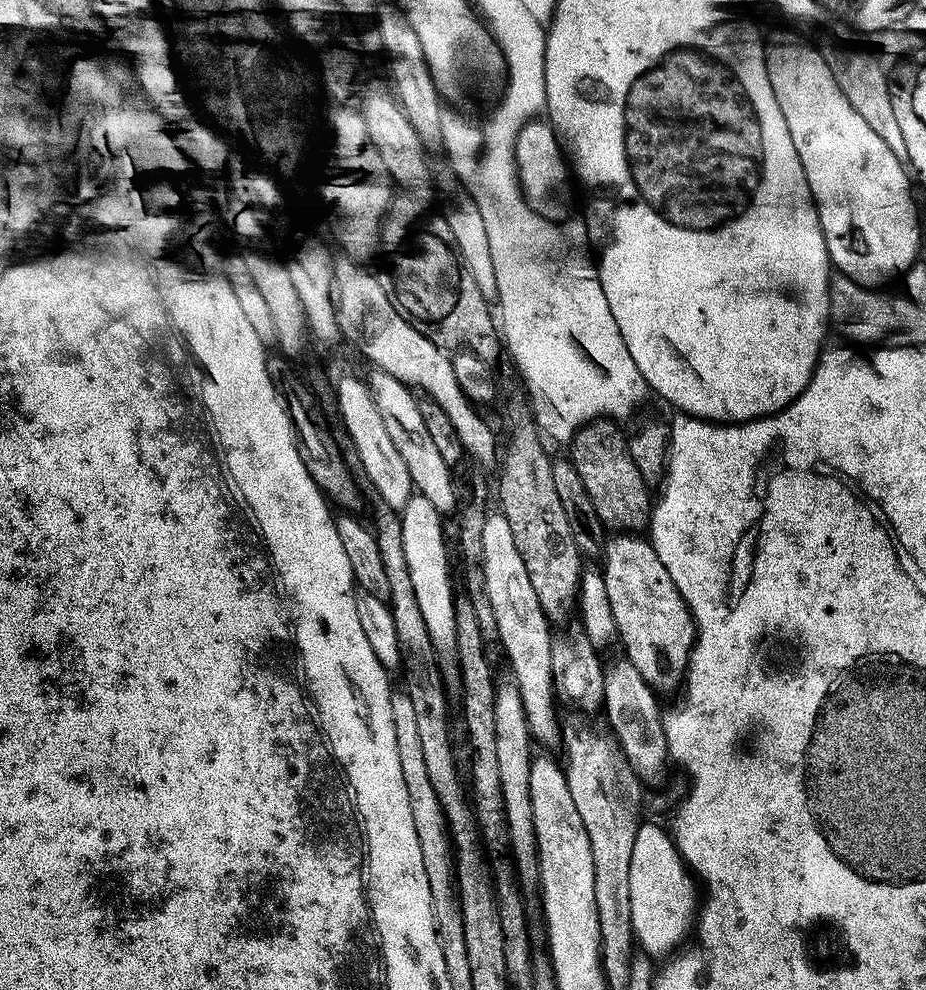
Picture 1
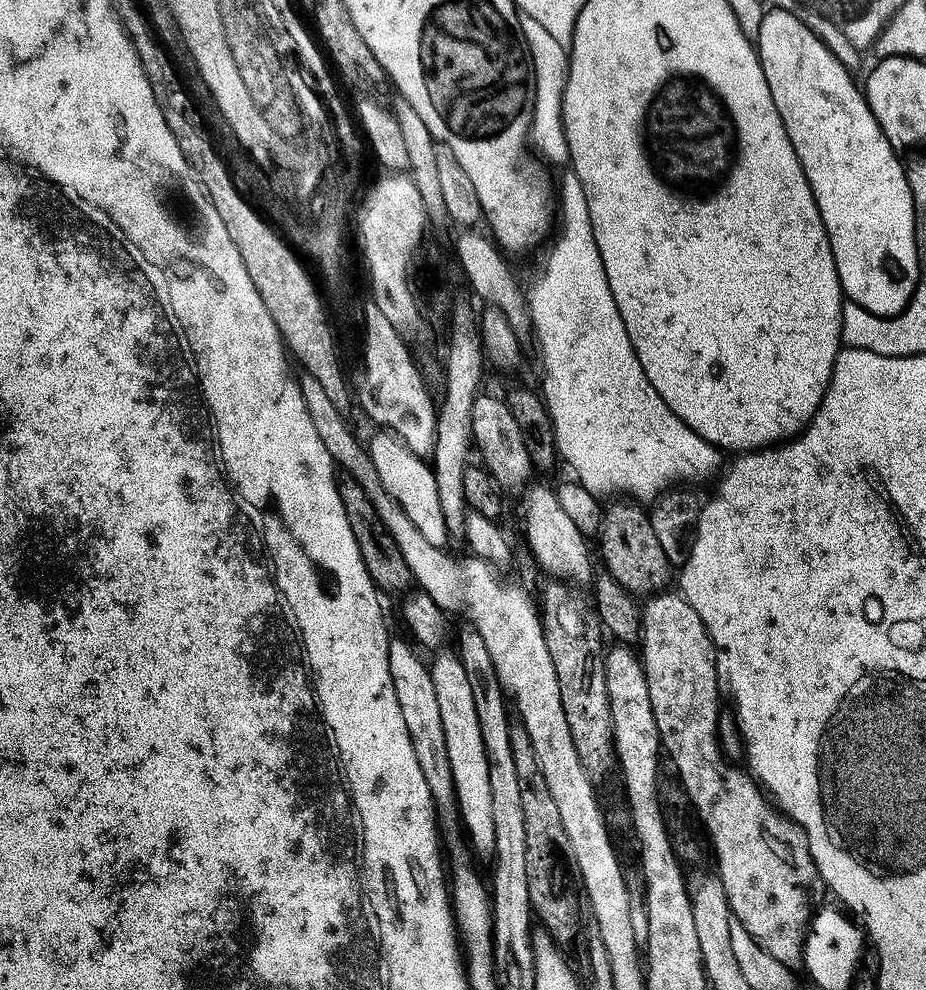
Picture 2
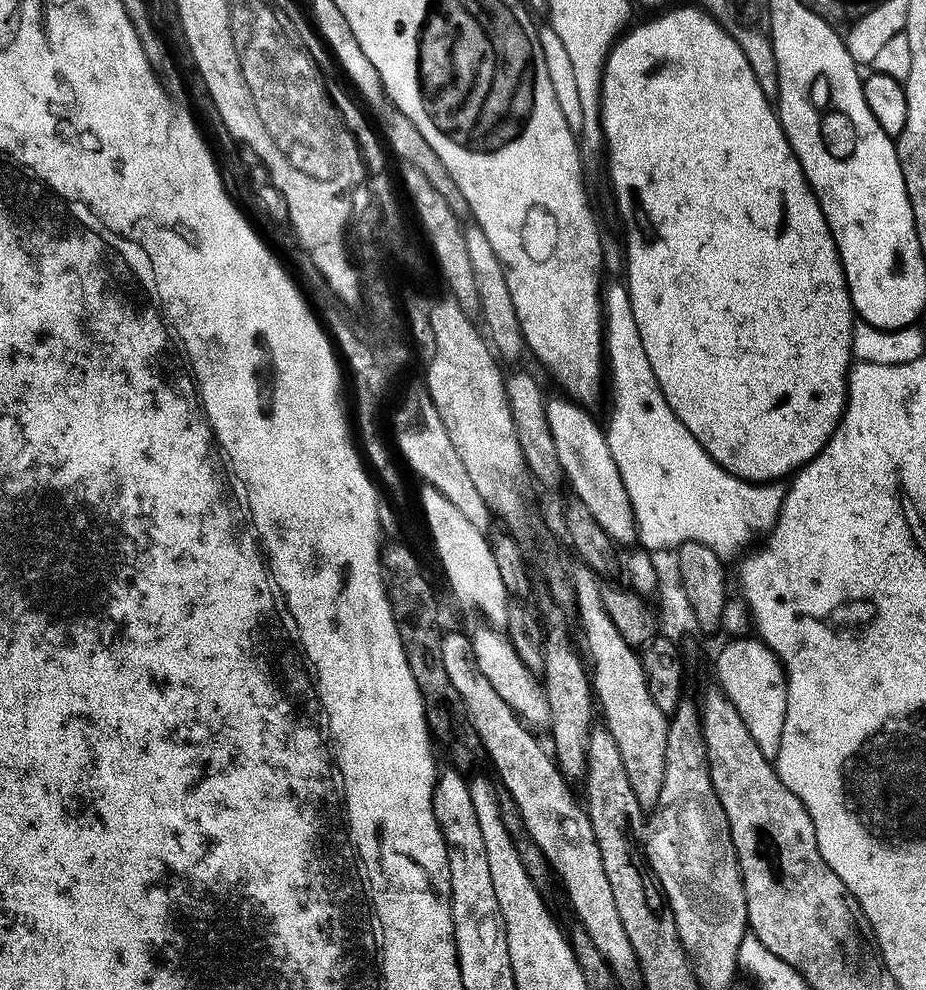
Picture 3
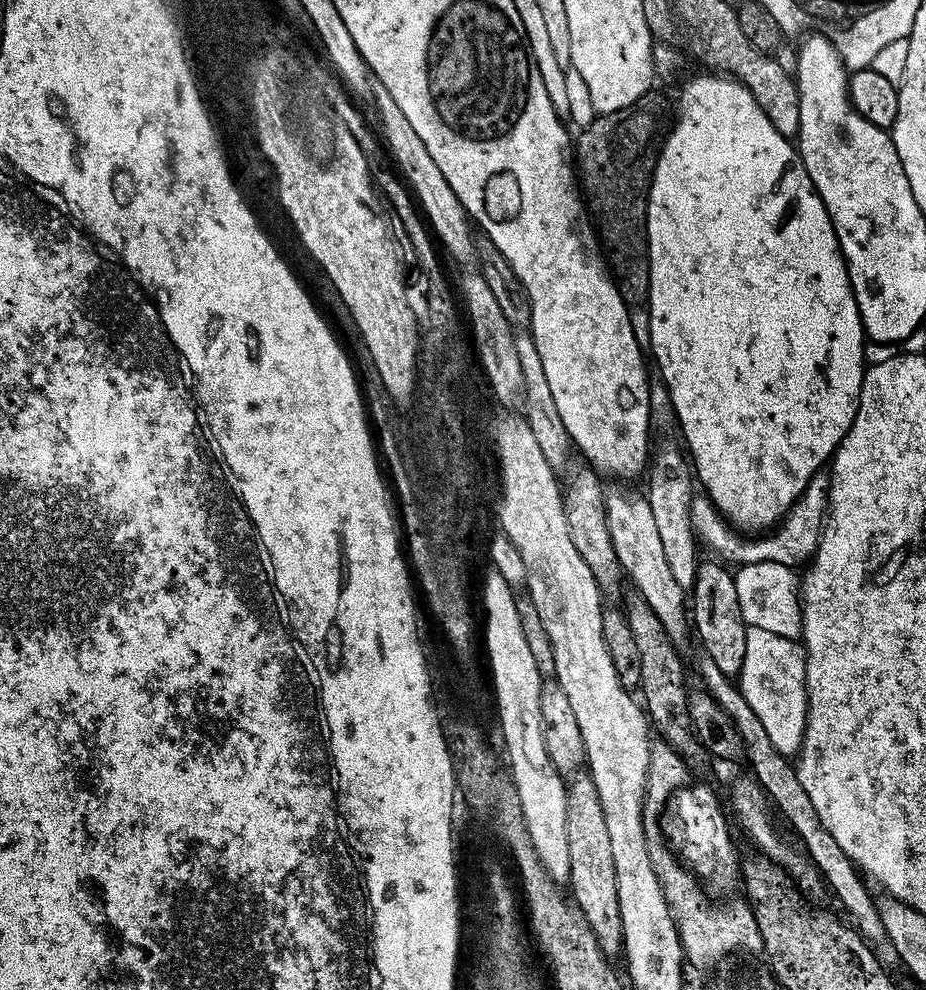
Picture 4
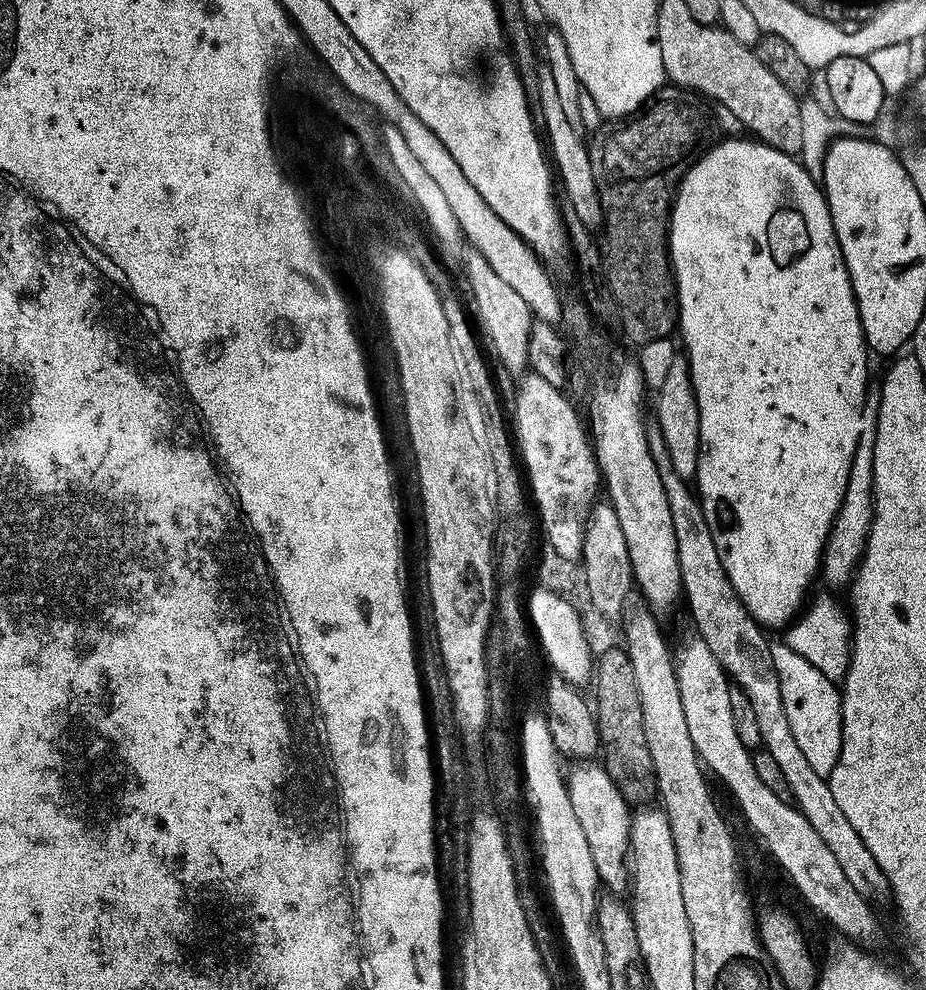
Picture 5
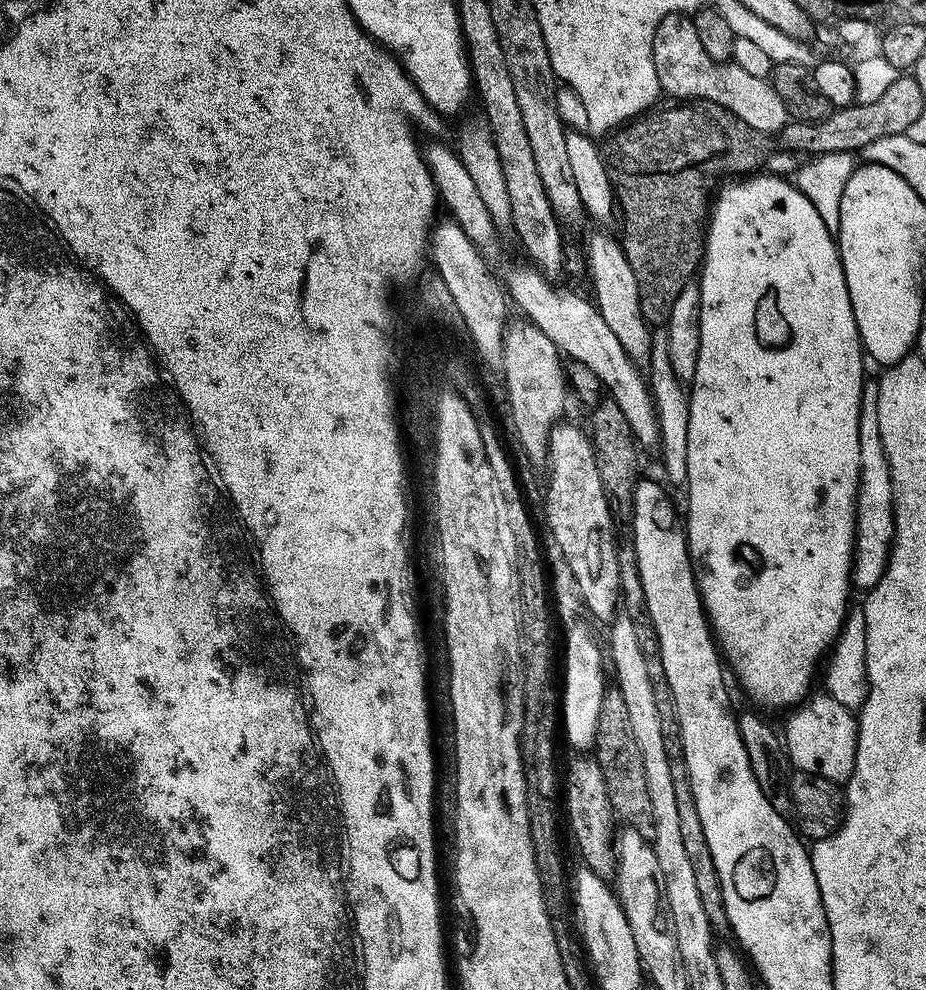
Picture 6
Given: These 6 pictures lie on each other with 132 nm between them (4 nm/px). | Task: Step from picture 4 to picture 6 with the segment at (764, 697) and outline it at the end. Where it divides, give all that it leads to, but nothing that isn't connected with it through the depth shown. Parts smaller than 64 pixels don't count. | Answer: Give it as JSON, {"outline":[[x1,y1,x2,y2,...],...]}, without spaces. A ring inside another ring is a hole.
{"outline":[[827,694,813,695,805,699,802,706,791,713,788,720,788,729,783,729,782,740,786,745,788,759,793,769,806,772,810,775,821,776,833,782,846,782,852,777,854,762,856,761,856,725,857,717,844,706,840,706,834,698]]}

